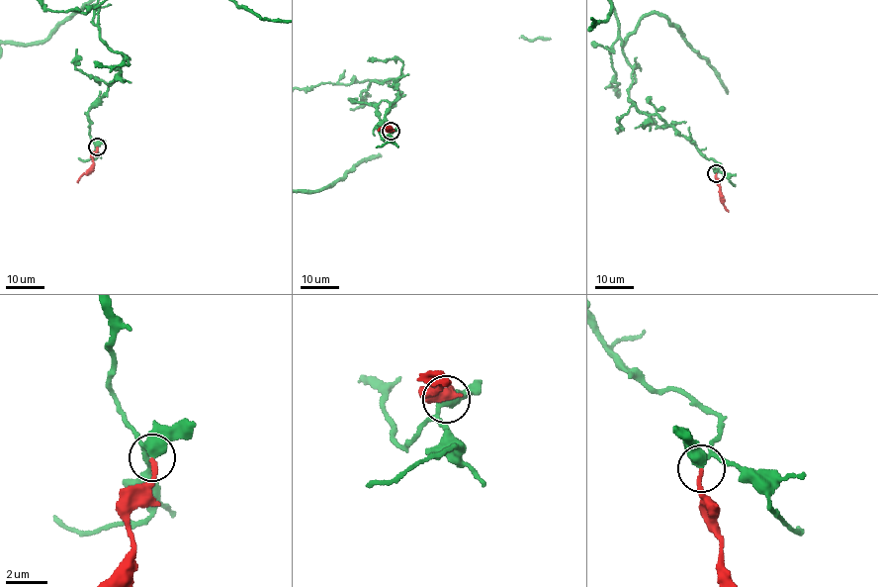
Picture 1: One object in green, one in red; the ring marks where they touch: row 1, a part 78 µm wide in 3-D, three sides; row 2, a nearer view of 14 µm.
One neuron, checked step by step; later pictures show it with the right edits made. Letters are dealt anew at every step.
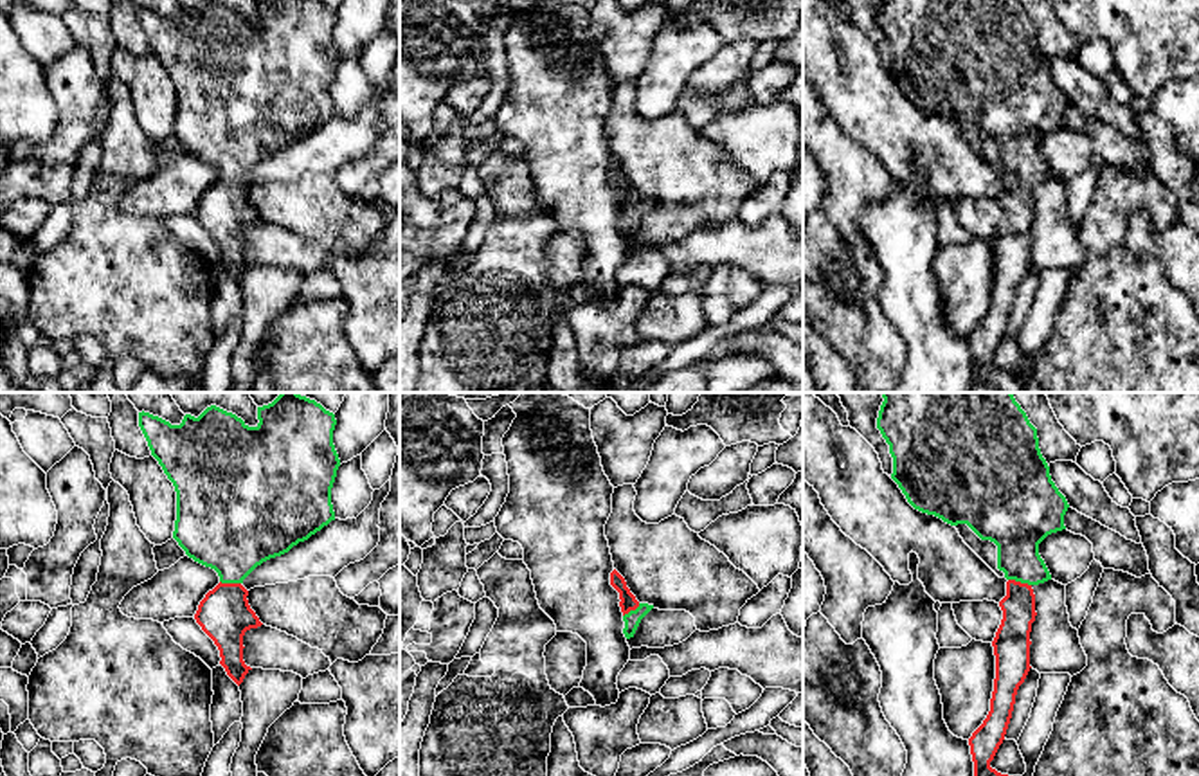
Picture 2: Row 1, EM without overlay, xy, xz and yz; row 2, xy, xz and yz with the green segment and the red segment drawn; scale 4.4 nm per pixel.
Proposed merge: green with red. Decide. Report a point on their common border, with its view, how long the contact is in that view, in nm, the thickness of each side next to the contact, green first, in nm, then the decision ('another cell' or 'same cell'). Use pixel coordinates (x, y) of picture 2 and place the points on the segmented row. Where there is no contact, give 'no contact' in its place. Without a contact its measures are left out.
contact yz (1019, 580); length 110 nm; calibres 260 and 150 nm; same cell

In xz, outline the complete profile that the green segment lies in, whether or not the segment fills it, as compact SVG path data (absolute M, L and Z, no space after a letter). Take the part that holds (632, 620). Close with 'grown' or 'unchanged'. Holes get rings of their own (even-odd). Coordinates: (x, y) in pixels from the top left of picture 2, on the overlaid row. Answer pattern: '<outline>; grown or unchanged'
M616 569L610 573L610 585L619 592L619 607L625 621L623 634L630 639L634 637L641 619L654 609L654 605L639 603L627 587L625 578Z; grown

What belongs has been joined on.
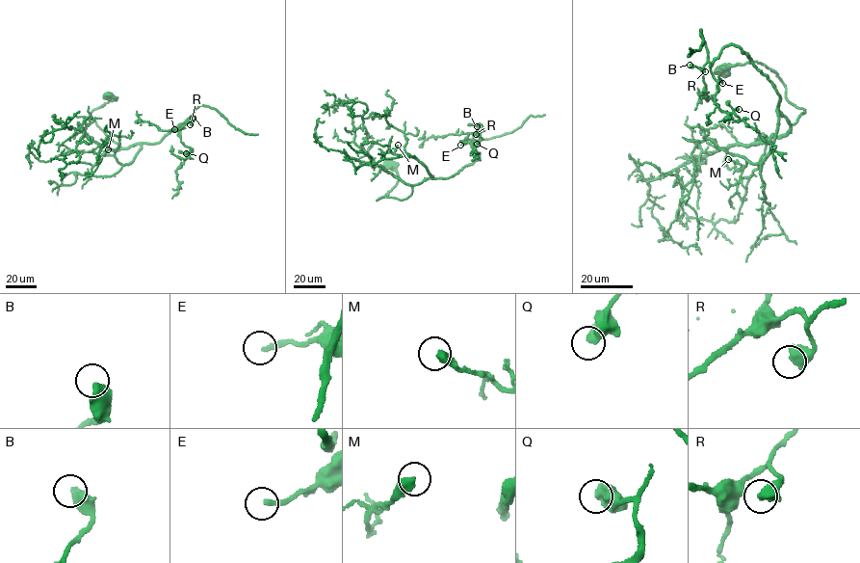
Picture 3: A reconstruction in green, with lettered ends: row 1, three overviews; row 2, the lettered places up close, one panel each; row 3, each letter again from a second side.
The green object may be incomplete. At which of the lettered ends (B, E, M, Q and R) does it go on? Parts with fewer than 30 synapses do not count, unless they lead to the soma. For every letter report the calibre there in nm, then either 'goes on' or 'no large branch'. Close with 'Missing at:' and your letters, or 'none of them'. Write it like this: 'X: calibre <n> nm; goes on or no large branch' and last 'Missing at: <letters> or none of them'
B: calibre 550 nm; no large branch
E: calibre 220 nm; no large branch
M: calibre 420 nm; no large branch
Q: calibre 550 nm; no large branch
R: calibre 600 nm; no large branch
Missing at: none of them

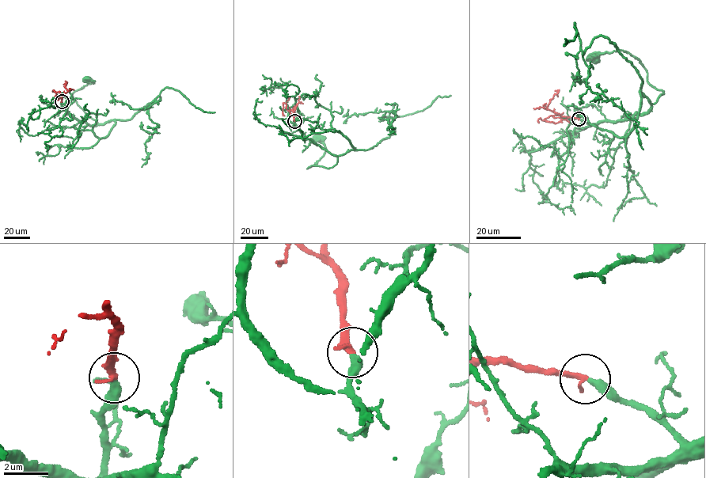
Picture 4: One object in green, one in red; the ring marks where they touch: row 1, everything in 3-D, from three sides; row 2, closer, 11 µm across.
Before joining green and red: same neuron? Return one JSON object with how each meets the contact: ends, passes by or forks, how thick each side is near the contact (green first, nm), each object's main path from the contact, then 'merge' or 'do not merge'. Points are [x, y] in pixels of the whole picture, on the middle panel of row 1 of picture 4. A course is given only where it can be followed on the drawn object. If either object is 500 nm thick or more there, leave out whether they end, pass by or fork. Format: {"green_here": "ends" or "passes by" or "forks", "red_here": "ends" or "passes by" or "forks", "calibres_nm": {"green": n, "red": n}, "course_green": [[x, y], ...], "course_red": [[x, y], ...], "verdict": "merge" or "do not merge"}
{"green_here": "ends", "red_here": "ends", "calibres_nm": {"green": 360, "red": 280}, "course_green": [[294, 121], [304, 136], [336, 156], [337, 161], [332, 167], [313, 165], [307, 168], [325, 152], [317, 138]], "course_red": [[294, 120], [293, 111], [297, 104], [294, 107], [293, 114]], "verdict": "merge"}

